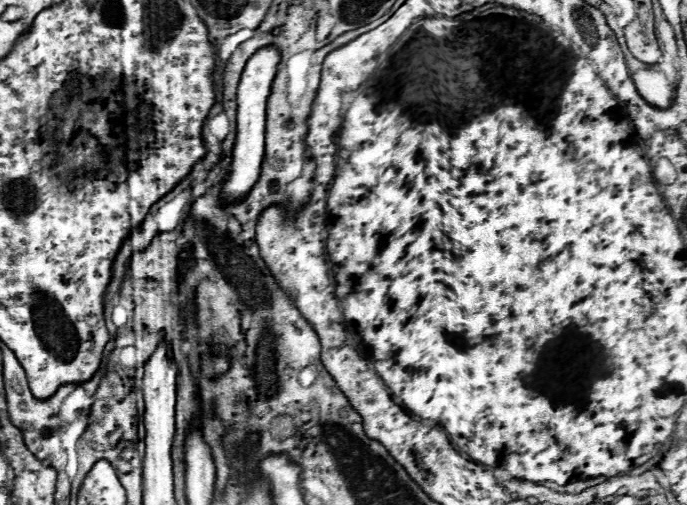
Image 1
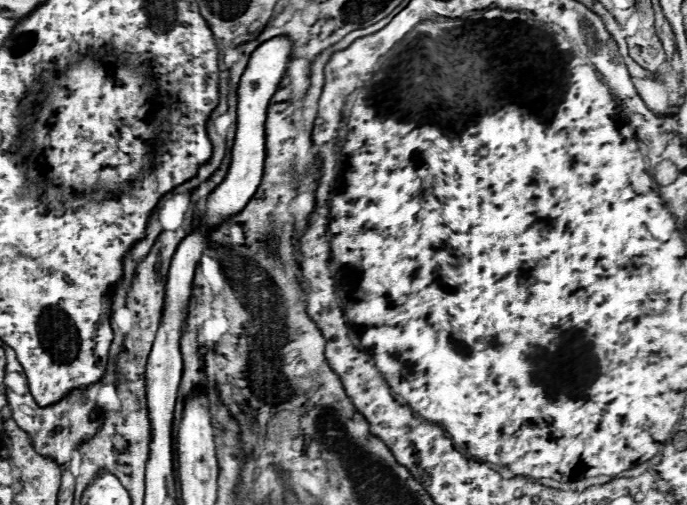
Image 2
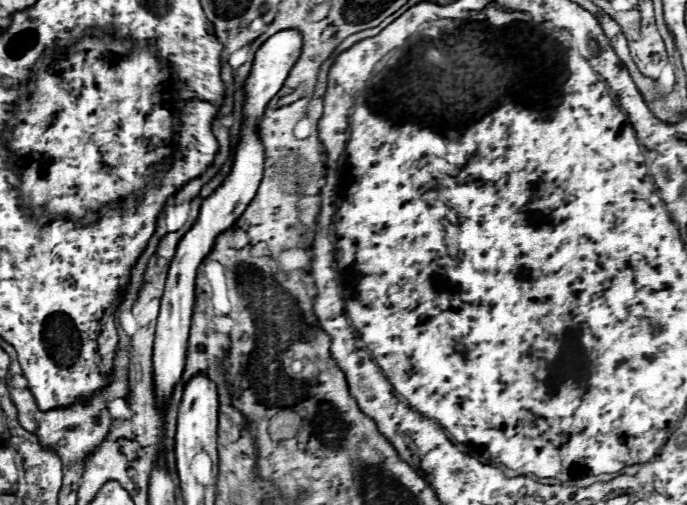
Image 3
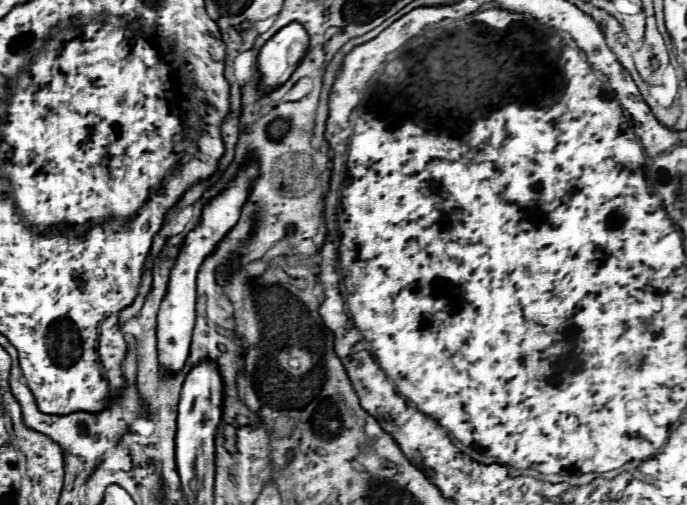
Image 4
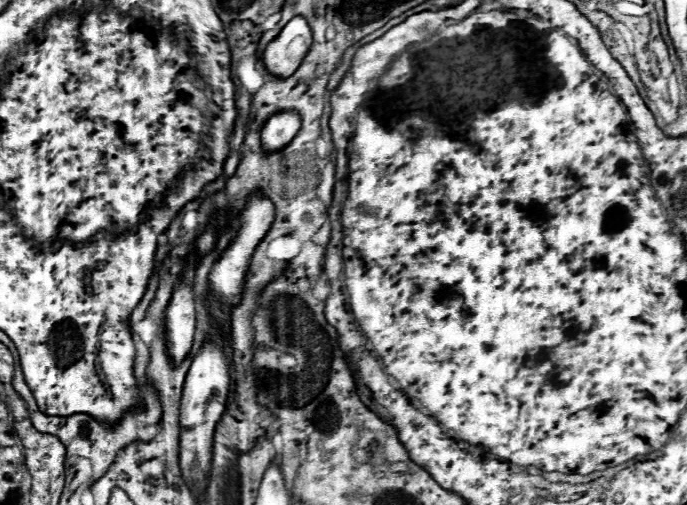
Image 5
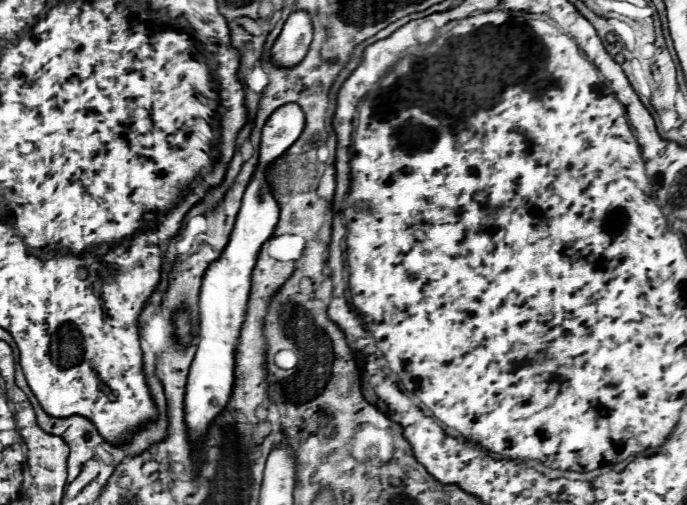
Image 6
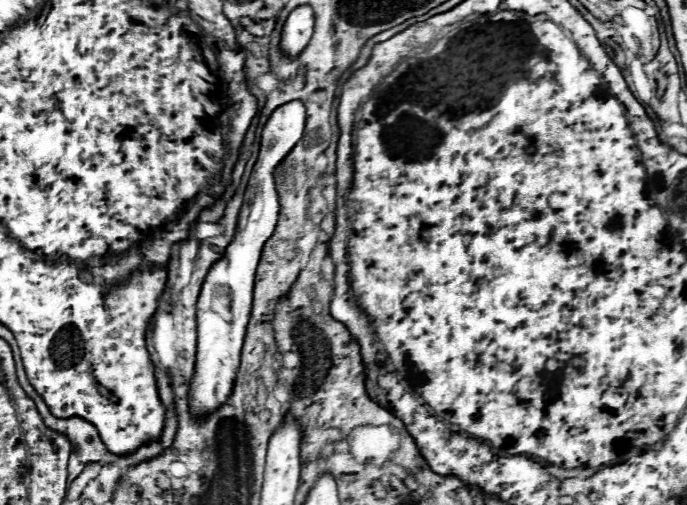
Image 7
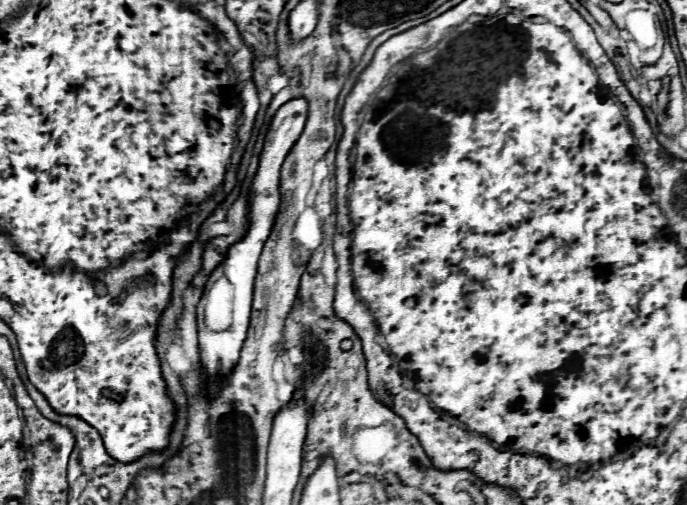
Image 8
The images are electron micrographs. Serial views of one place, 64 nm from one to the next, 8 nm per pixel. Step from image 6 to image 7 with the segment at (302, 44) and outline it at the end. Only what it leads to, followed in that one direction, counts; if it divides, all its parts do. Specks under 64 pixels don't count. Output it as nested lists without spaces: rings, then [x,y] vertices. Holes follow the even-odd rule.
[[[298,6],[290,12],[280,40],[280,50],[288,58],[298,58],[308,46],[314,28],[314,12],[310,6]]]

